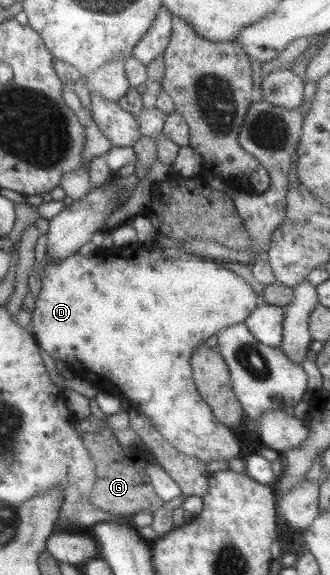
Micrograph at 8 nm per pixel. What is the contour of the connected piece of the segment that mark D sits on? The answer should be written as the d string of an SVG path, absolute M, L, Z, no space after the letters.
M138 242L136 247L130 247L130 251L134 251L134 253L126 253L124 255L124 251L122 251L122 257L119 257L114 256L115 251L109 249L108 257L104 257L104 259L97 257L97 255L85 258L80 255L79 251L64 257L64 259L60 259L60 261L48 261L48 259L45 259L45 265L42 267L43 274L40 277L40 290L34 301L34 309L31 313L33 337L38 347L46 351L53 359L62 360L64 363L67 363L76 377L90 382L97 389L97 392L108 392L118 398L127 399L130 409L135 409L136 412L144 415L156 431L160 431L164 442L168 443L175 451L204 464L210 461L228 462L232 457L238 458L240 443L234 436L234 432L230 431L222 423L219 423L203 399L199 397L192 378L189 359L192 351L200 343L204 343L207 337L216 335L220 330L232 324L242 323L258 305L259 296L248 283L233 271L215 263L212 259L184 252L181 248L165 248L157 242L140 247L140 242Z

